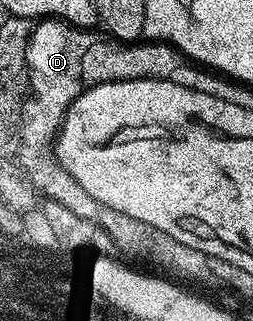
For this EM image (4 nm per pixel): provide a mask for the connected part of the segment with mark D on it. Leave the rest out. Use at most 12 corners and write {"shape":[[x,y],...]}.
{"shape":[[42,19],[26,50],[18,167],[42,197],[94,214],[116,251],[175,277],[212,259],[89,196],[54,141],[100,33]]}

